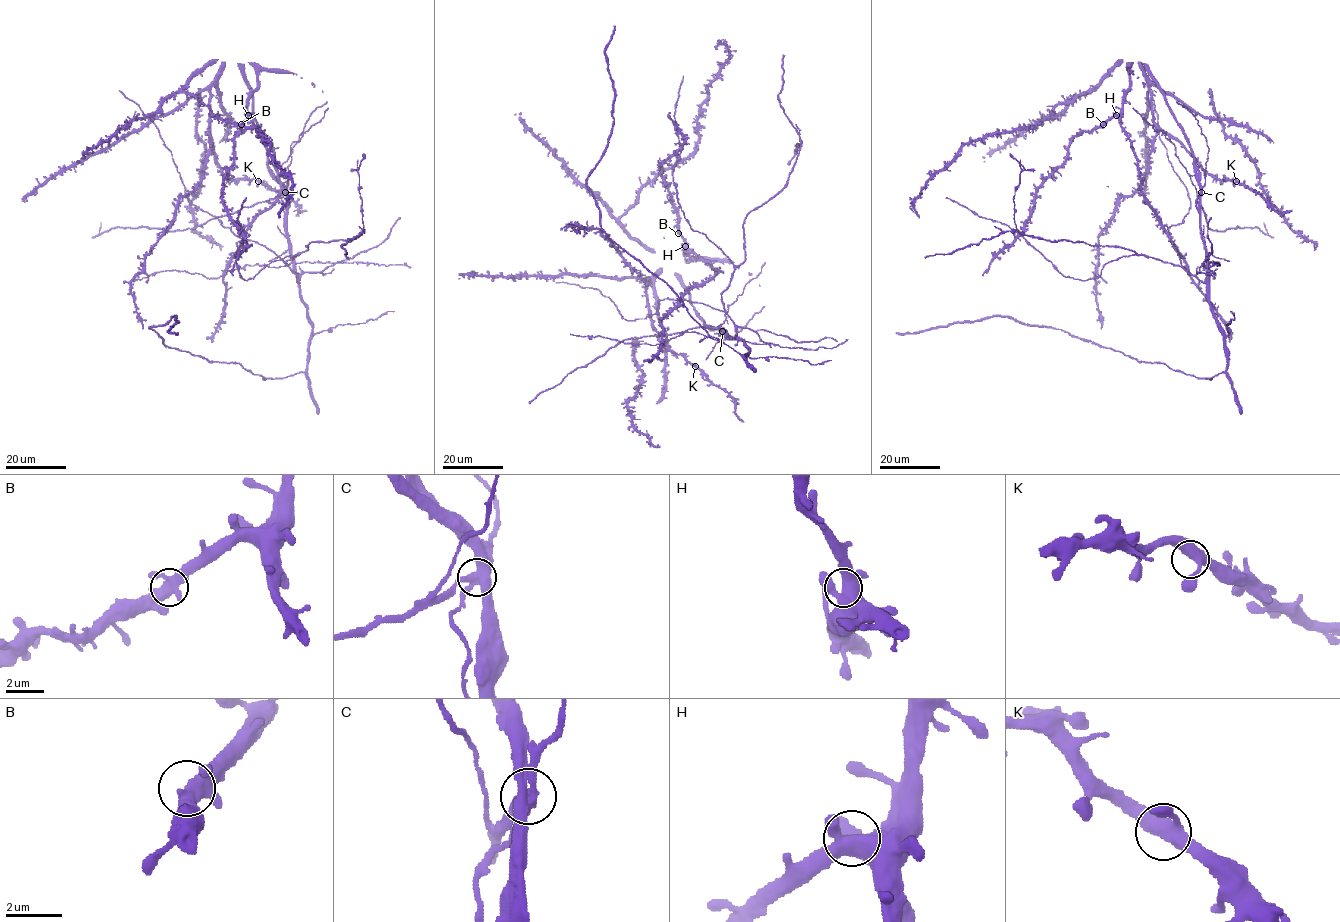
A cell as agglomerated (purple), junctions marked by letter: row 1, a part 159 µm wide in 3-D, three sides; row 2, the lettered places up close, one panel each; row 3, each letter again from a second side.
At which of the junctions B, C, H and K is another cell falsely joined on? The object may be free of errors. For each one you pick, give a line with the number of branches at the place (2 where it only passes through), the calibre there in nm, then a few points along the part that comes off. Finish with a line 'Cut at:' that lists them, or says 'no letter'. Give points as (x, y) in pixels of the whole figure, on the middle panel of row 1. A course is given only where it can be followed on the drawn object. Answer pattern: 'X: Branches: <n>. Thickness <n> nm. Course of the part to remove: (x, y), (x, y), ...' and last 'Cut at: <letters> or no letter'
C: Branches: 4. Thickness 440 nm. Course of the part to remove: (722, 331), (699, 327), (622, 340), (536, 397), (538, 393)
Cut at: C

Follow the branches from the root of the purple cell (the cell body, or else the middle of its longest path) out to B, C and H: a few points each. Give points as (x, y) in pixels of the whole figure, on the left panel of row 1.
B: (230, 229), (242, 237), (280, 190), (271, 146), (248, 116), (241, 124)
C: (230, 229), (239, 237), (257, 241), (273, 251), (298, 281), (286, 229), (285, 192)
H: (230, 229), (242, 237), (280, 190), (273, 149), (248, 115)

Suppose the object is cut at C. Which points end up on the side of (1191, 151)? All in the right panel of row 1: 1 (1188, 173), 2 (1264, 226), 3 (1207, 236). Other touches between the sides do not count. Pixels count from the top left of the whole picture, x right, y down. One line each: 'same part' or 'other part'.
1: other part
2: other part
3: same part

